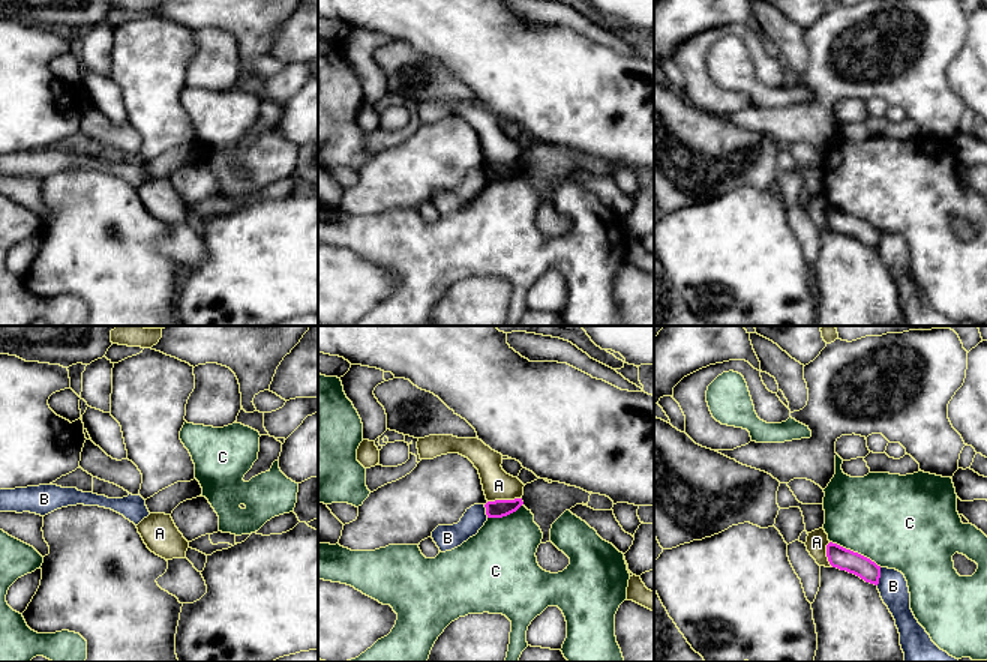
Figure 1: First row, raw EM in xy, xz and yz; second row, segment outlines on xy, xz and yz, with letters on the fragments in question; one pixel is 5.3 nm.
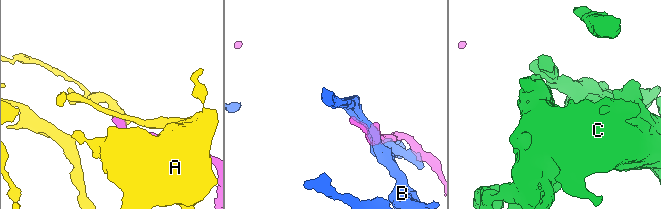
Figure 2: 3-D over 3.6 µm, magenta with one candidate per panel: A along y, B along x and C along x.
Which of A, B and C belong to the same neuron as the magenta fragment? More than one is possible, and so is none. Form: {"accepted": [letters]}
{"accepted": []}

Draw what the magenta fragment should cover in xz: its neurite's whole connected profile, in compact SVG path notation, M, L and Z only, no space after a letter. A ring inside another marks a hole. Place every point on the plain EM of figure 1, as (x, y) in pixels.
M522 162L495 164L484 168L488 182L502 182L516 176L524 168Z

